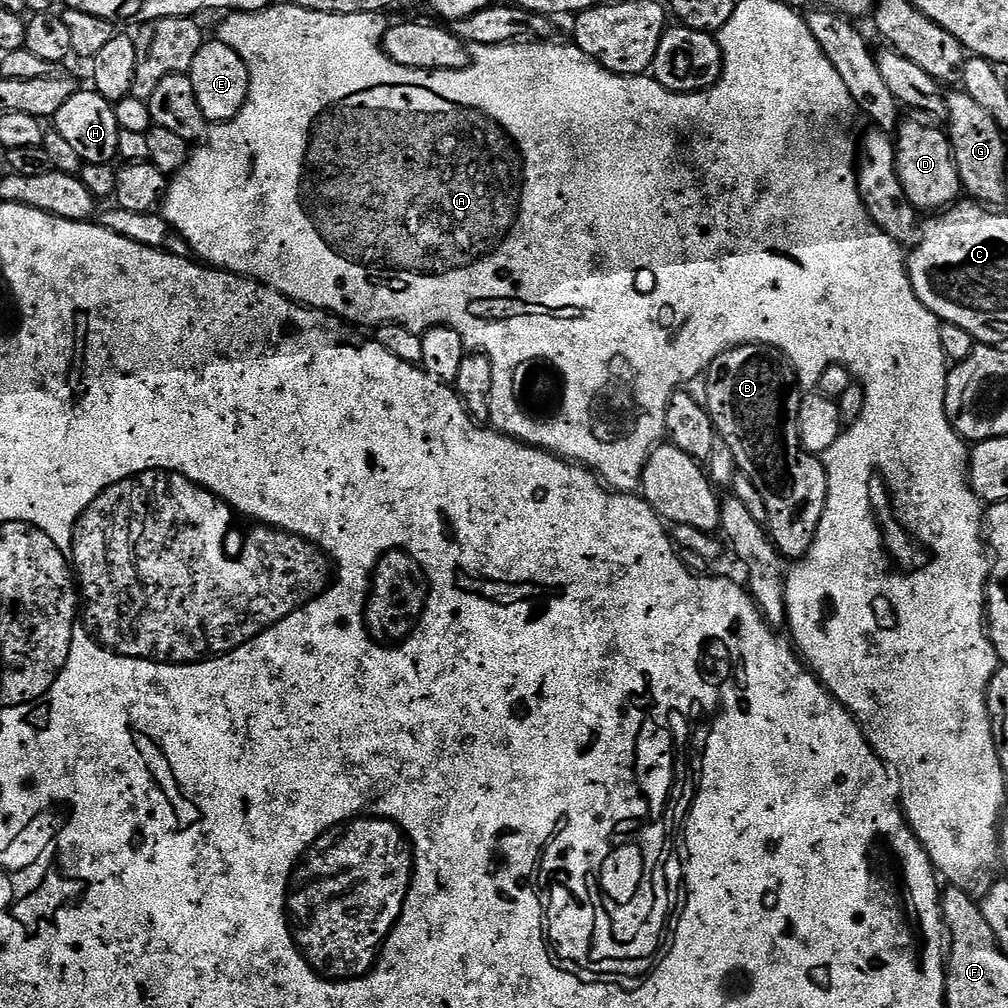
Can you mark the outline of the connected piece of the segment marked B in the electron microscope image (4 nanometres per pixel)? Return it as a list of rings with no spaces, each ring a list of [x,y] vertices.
[[[743,344],[718,354],[718,358],[710,362],[707,372],[703,373],[703,380],[702,400],[716,427],[716,435],[721,436],[730,448],[739,475],[749,479],[765,503],[768,511],[766,531],[772,537],[772,545],[785,561],[799,560],[808,553],[818,530],[818,522],[822,518],[828,497],[828,479],[824,469],[825,461],[819,455],[807,452],[800,444],[796,415],[801,393],[798,391],[795,375],[790,371],[789,365],[765,345]]]

